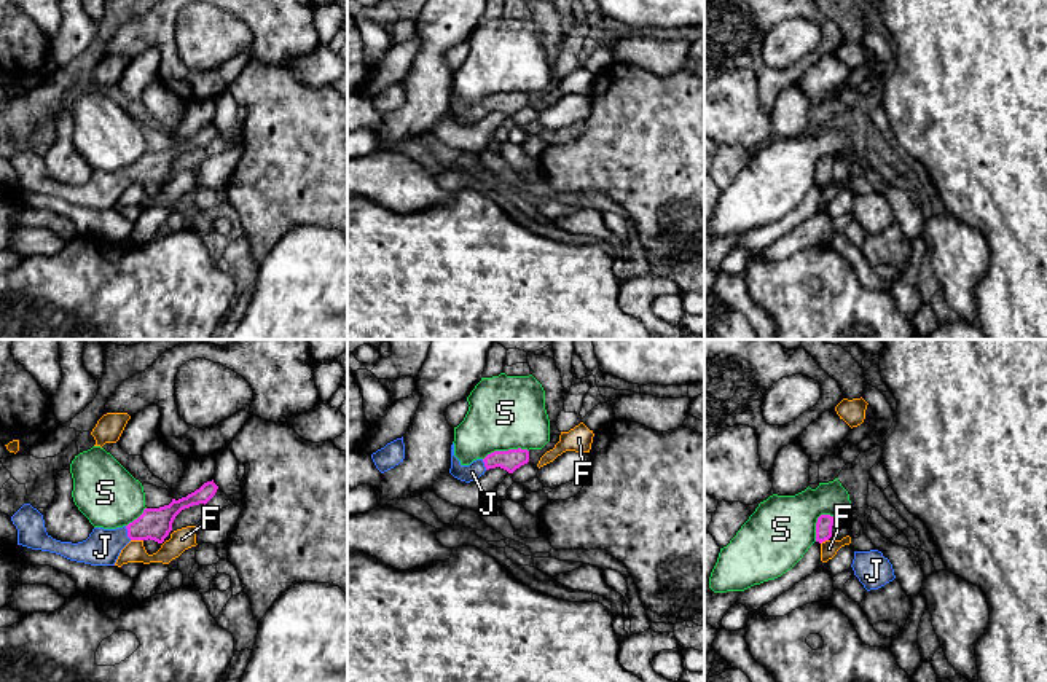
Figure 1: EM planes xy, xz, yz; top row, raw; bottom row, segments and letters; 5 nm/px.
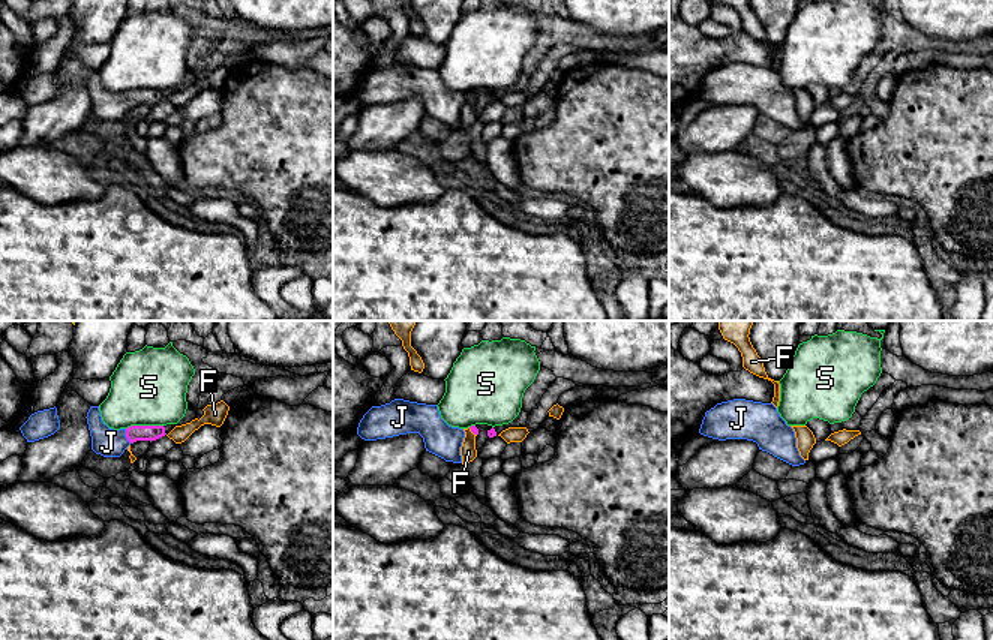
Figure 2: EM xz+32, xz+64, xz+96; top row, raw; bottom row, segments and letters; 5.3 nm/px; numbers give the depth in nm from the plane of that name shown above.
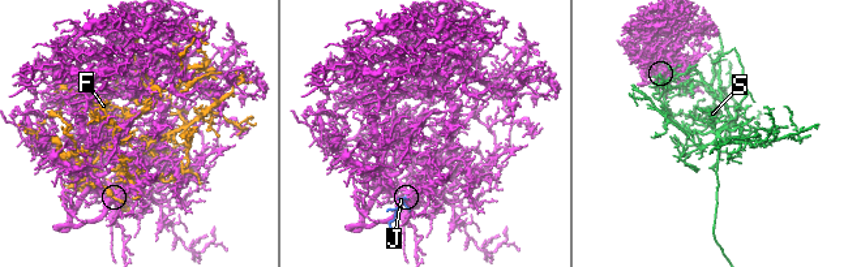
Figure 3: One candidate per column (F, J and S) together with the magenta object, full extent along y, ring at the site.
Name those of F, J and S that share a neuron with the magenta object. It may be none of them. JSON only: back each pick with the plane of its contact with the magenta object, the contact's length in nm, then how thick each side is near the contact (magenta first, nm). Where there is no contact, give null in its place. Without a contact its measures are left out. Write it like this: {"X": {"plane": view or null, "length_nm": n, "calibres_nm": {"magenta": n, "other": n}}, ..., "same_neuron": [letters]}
{"J": {"plane": "xy", "length_nm": 80, "calibres_nm": {"magenta": 160, "other": 180}}, "same_neuron": ["J"]}

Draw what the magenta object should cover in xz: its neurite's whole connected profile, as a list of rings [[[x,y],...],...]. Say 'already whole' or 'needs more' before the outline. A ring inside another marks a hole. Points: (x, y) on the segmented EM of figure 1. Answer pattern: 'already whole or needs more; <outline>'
needs more; [[[454,443],[451,445],[451,468],[449,473],[465,483],[478,480],[486,470],[500,467],[508,473],[529,462],[527,449],[494,451],[484,459],[476,459],[470,465],[462,465],[454,456]]]

